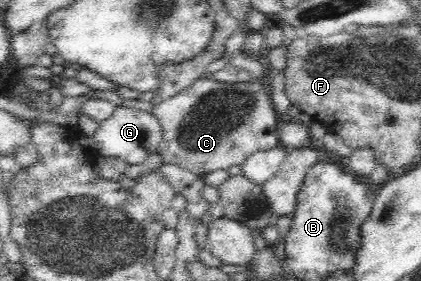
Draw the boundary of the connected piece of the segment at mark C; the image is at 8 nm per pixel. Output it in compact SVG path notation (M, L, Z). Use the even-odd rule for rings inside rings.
M211 77L197 79L193 84L165 99L151 110L162 129L159 154L162 166L185 168L198 180L204 180L217 170L229 171L232 166L242 167L251 156L279 146L278 114L271 103L269 92L259 83L225 84Z

